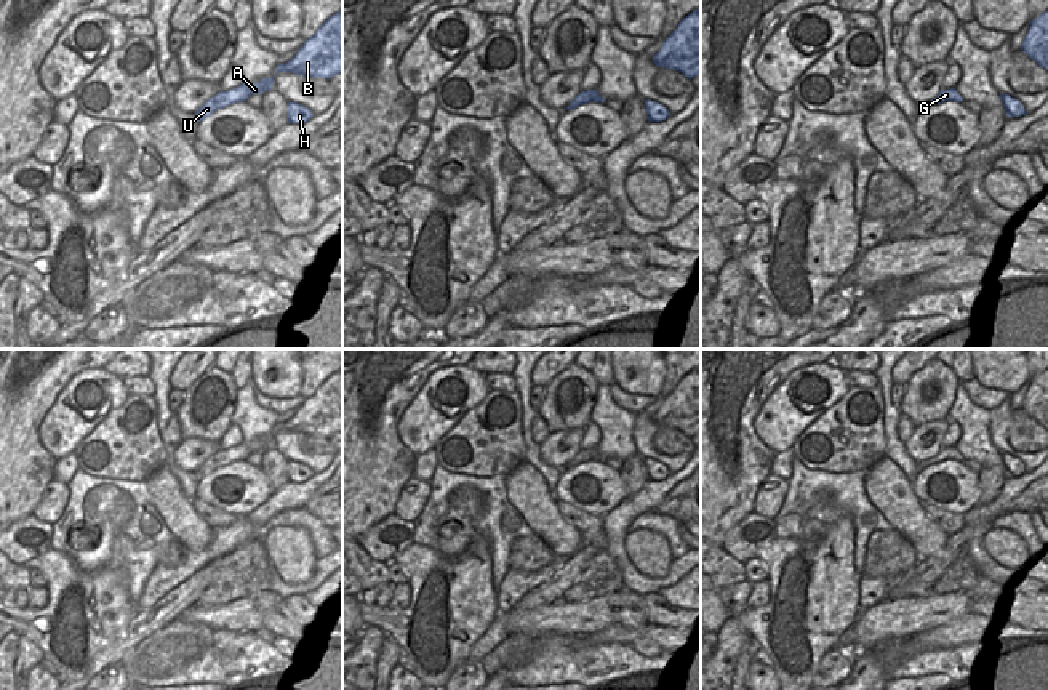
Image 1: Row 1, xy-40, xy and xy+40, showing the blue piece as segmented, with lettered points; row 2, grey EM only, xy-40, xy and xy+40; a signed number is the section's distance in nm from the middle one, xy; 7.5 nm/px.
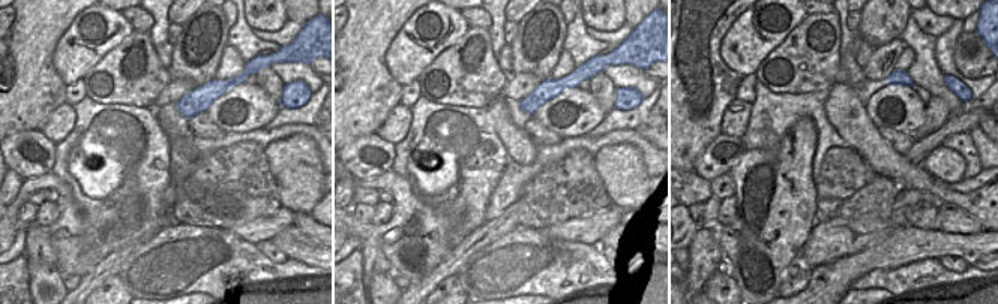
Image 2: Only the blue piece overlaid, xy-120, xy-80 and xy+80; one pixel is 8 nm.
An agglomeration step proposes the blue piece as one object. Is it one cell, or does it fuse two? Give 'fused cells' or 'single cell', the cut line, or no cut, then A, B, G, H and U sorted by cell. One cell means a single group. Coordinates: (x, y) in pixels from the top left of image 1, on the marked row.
fused cells; cut in xy along (599, 95), (600, 101); A B U / G H

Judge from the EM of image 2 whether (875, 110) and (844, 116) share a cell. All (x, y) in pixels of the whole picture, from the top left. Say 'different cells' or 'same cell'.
different cells

